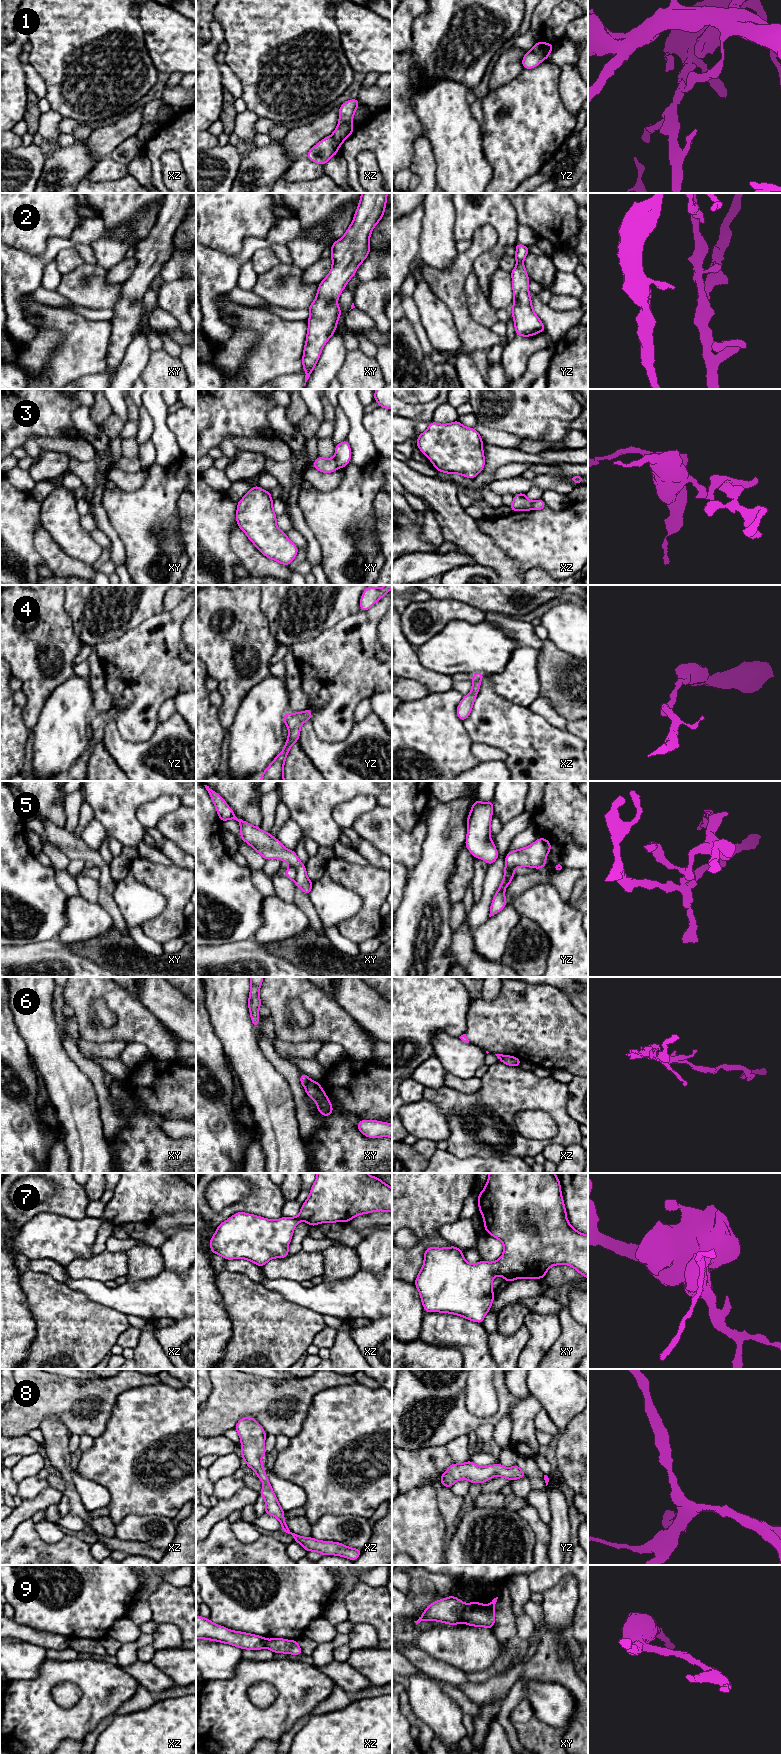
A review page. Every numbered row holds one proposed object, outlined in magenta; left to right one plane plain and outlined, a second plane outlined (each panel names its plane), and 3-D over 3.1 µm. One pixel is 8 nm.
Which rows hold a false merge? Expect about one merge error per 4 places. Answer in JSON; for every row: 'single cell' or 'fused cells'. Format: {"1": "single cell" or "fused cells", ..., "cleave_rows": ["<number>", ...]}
{"1": "fused cells", "2": "single cell", "3": "fused cells", "4": "single cell", "5": "fused cells", "6": "fused cells", "7": "single cell", "8": "single cell", "9": "fused cells", "cleave_rows": ["1", "3", "5", "6", "9"]}

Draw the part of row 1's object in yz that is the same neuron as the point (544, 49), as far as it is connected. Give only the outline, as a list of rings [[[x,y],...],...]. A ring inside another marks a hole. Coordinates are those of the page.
[[[539,41],[533,46],[532,51],[542,55],[545,59],[548,59],[548,56],[551,53],[552,48],[553,48],[552,43],[544,43]]]

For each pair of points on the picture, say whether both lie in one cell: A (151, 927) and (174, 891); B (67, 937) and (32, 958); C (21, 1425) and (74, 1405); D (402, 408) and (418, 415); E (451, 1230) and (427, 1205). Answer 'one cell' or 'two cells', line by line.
A: one cell
B: two cells
C: one cell
D: one cell
E: two cells

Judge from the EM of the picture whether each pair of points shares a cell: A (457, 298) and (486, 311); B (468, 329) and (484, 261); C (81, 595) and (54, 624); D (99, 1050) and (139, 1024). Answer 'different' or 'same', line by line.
A: different
B: different
C: different
D: different

